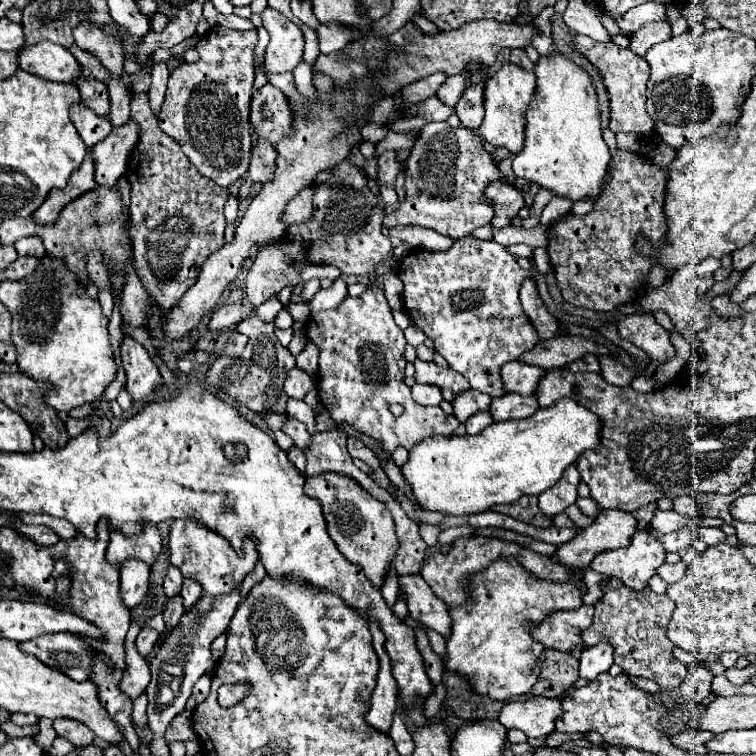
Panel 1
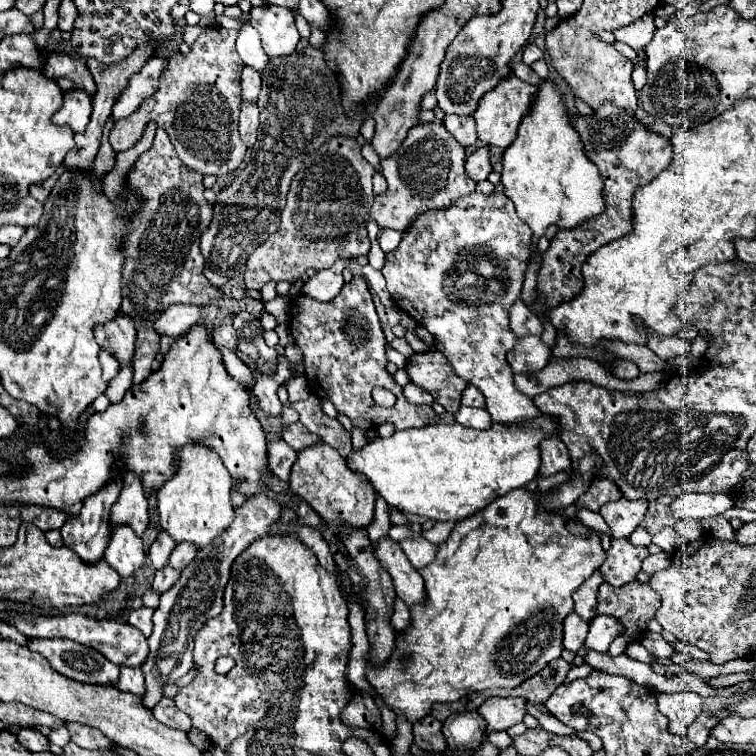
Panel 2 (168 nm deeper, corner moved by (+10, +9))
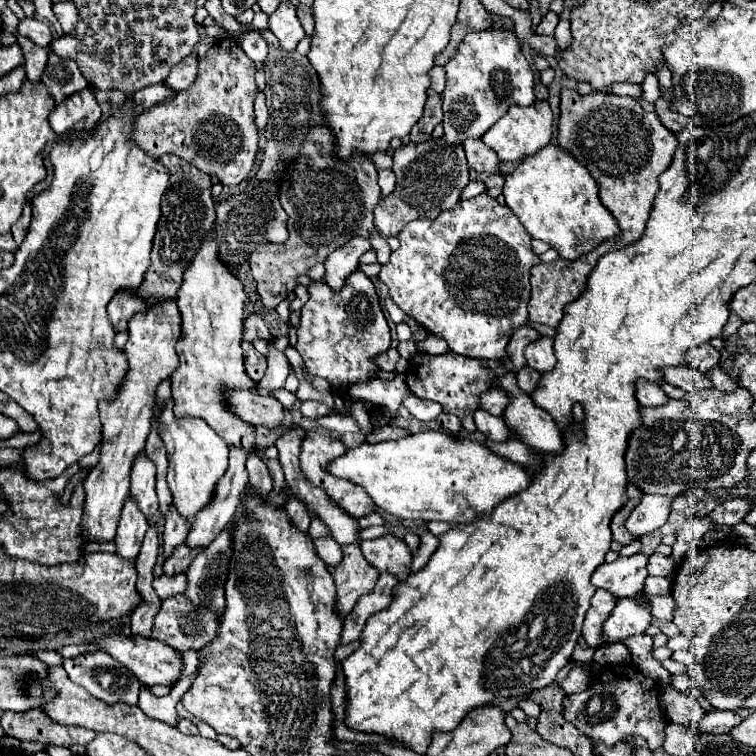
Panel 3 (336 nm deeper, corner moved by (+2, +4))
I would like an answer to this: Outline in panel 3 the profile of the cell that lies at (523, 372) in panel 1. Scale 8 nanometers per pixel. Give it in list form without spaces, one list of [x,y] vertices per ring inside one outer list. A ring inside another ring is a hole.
[[[541,336],[533,344],[525,348],[525,358],[527,366],[537,370],[537,372],[549,372],[555,366],[555,354],[553,354],[553,338]]]

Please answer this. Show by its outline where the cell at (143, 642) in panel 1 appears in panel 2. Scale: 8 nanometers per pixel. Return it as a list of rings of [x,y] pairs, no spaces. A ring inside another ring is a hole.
[[[139,607],[129,615],[129,623],[133,627],[137,627],[145,637],[149,637],[153,631],[153,621],[151,621],[153,613],[155,613],[155,609],[151,609],[151,607]]]

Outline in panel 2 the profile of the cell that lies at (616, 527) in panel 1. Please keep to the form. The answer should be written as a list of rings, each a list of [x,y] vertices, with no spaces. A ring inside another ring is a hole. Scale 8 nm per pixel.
[[[621,499],[615,503],[603,505],[601,515],[607,521],[607,525],[611,527],[613,537],[621,539],[621,537],[629,537],[639,527],[647,509],[649,509],[647,499],[637,499],[637,501]]]

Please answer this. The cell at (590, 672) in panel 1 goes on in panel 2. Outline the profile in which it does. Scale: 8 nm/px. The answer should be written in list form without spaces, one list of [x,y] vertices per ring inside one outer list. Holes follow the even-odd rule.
[[[609,615],[595,617],[589,623],[589,633],[587,633],[585,647],[577,655],[583,657],[587,653],[587,649],[593,649],[593,651],[599,651],[599,653],[607,653],[609,645],[613,643],[613,639],[617,635],[621,635],[623,631],[625,631],[625,627],[615,617],[609,617]]]

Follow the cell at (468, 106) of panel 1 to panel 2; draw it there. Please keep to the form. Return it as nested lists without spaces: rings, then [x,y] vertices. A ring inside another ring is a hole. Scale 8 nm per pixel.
[[[445,117],[445,129],[463,147],[473,147],[477,143],[477,131],[475,131],[473,117]]]

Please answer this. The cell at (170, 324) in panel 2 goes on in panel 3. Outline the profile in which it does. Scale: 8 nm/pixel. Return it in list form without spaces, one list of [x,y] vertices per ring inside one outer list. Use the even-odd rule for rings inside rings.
[[[167,300],[143,314],[129,320],[129,340],[123,348],[127,356],[127,374],[119,384],[117,398],[113,402],[99,402],[103,424],[103,448],[99,464],[89,472],[83,482],[85,488],[85,518],[81,520],[81,536],[87,542],[111,542],[115,538],[117,522],[121,518],[121,506],[129,498],[129,474],[137,454],[145,450],[145,438],[151,430],[151,416],[155,406],[157,384],[171,376],[177,368],[175,344],[181,338],[181,314],[175,300]]]

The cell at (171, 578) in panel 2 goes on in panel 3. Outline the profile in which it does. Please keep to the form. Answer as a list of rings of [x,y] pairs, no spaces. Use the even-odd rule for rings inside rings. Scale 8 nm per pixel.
[[[181,544],[179,548],[175,548],[175,552],[173,552],[173,554],[165,560],[165,564],[163,564],[165,576],[173,578],[173,576],[177,576],[177,574],[187,572],[189,564],[193,562],[193,558],[195,558],[199,552],[201,552],[201,550],[193,550],[193,548],[189,548],[189,546],[185,546],[185,544]]]

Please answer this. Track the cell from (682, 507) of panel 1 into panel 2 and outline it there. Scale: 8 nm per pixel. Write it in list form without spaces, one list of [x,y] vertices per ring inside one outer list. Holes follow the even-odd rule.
[[[683,493],[681,497],[675,499],[675,503],[669,509],[671,509],[671,519],[679,521],[679,519],[717,517],[731,507],[733,507],[733,499],[731,495],[725,495],[725,493],[719,493],[719,495]]]

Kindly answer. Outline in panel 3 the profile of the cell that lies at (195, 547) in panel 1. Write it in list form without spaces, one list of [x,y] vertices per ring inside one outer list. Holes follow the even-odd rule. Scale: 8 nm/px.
[[[167,400],[159,416],[159,434],[169,458],[167,484],[173,494],[173,506],[177,508],[179,516],[193,524],[197,512],[201,512],[215,498],[217,482],[221,476],[225,476],[229,466],[229,446],[221,442],[217,432],[201,418],[175,418],[171,400]]]

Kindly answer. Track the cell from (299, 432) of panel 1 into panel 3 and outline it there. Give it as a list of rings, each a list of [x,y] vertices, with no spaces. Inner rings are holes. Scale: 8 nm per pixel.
[[[271,346],[269,354],[267,354],[267,362],[269,362],[269,368],[267,368],[267,372],[265,372],[265,376],[261,378],[259,384],[261,384],[263,390],[273,392],[273,390],[283,388],[283,384],[289,376],[289,360],[285,358],[283,352],[279,352]]]

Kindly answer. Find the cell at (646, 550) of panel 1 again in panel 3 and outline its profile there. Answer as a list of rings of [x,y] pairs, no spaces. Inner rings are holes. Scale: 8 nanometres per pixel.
[[[643,552],[629,558],[619,556],[615,562],[599,566],[591,576],[591,584],[595,588],[605,588],[615,598],[633,598],[643,590],[645,578],[649,576],[647,560]]]

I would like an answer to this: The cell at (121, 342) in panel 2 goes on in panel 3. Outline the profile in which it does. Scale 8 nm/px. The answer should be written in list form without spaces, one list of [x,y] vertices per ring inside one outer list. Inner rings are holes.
[[[119,292],[119,294],[109,302],[107,310],[109,310],[109,320],[113,322],[113,328],[115,328],[117,332],[121,332],[121,330],[127,330],[129,318],[133,318],[133,316],[139,314],[139,312],[145,312],[147,306],[145,306],[139,298],[129,296],[127,292]]]

